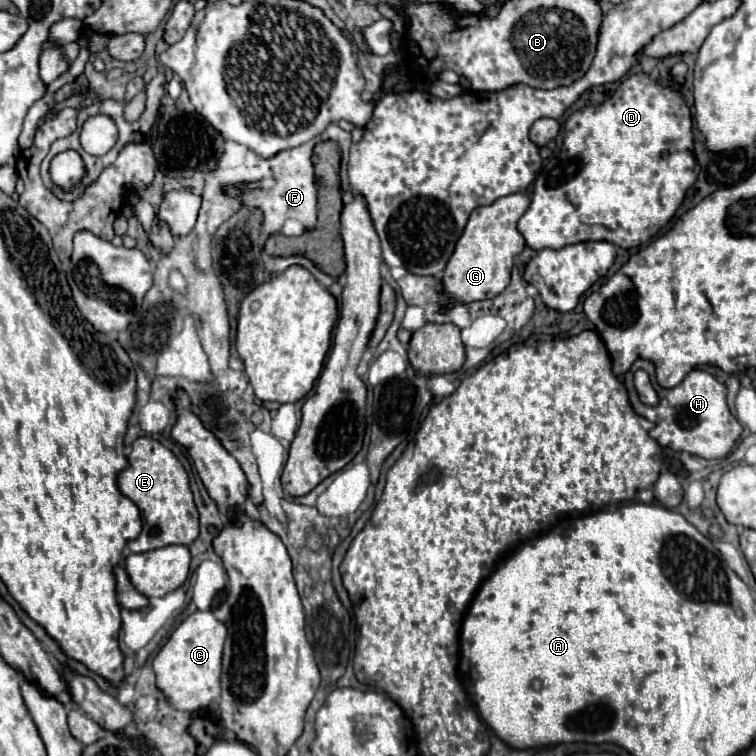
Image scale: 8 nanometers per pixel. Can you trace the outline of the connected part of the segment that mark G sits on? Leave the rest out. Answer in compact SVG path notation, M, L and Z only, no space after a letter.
M518 192L518 194L498 198L490 206L476 208L470 214L468 224L440 278L442 296L448 304L452 304L452 302L468 304L468 302L476 302L476 300L490 300L508 286L514 256L520 254L526 246L516 224L520 220L520 216L526 212L528 204L530 204L528 196Z

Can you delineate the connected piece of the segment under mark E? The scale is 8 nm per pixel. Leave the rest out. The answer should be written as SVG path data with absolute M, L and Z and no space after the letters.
M150 436L136 438L128 456L128 468L118 474L118 488L142 514L142 532L128 542L132 552L148 552L170 544L192 544L198 538L198 512L192 500L188 474L178 458Z

